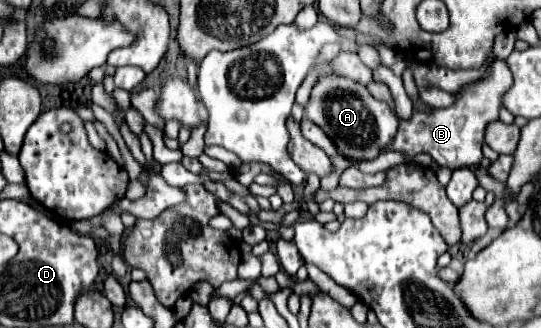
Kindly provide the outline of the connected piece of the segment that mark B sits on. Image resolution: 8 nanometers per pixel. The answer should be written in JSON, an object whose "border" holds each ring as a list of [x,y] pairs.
{"border":[[[497,60],[493,64],[493,72],[483,82],[473,82],[465,88],[461,88],[459,100],[445,110],[433,110],[431,114],[415,112],[409,122],[401,122],[395,138],[385,150],[395,150],[405,154],[407,158],[413,158],[419,152],[429,152],[433,160],[441,166],[447,166],[449,170],[457,168],[477,168],[483,160],[483,136],[485,126],[499,118],[501,108],[501,96],[511,86],[511,72],[507,70],[507,64],[503,60]]]}

